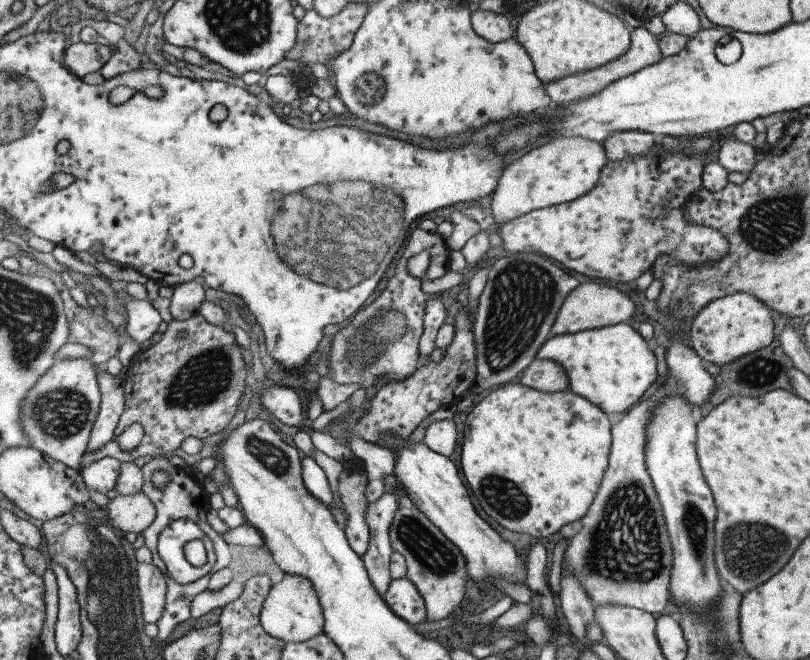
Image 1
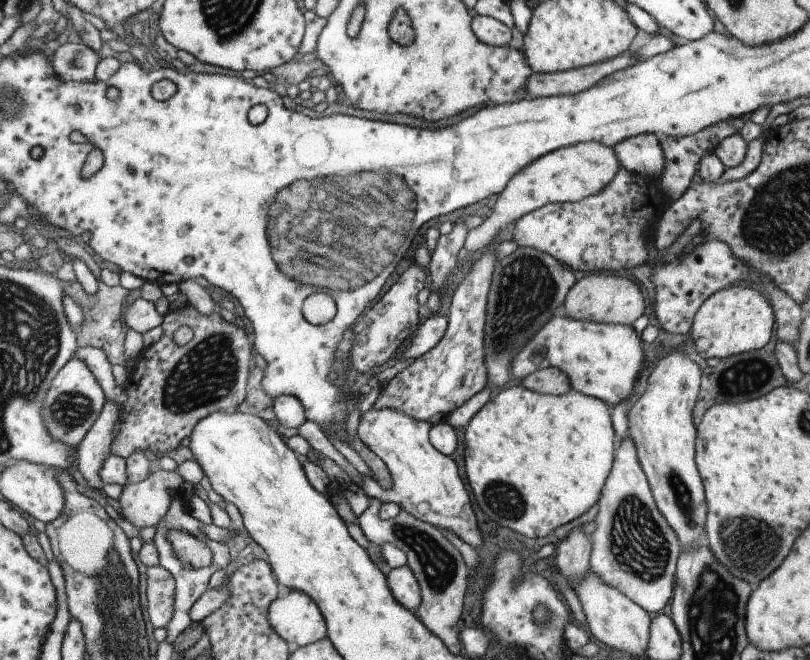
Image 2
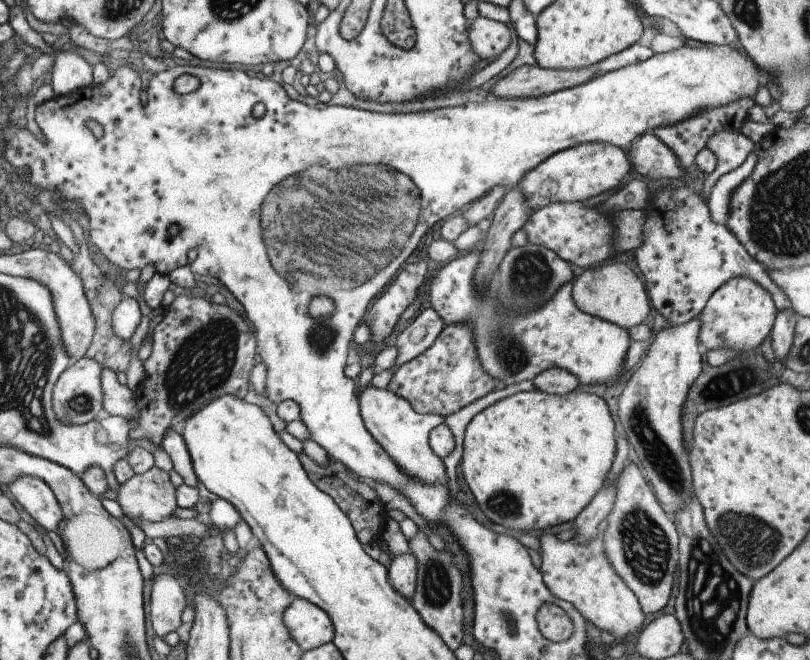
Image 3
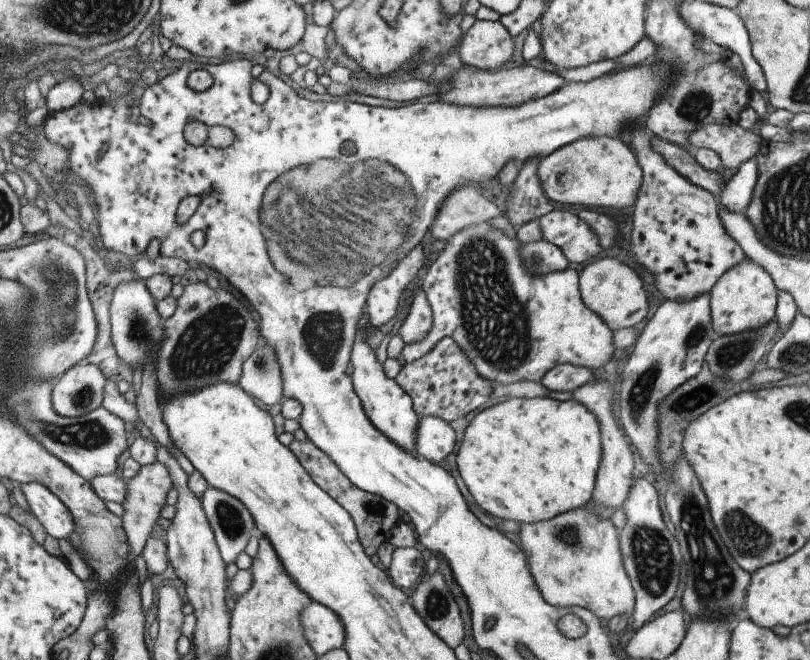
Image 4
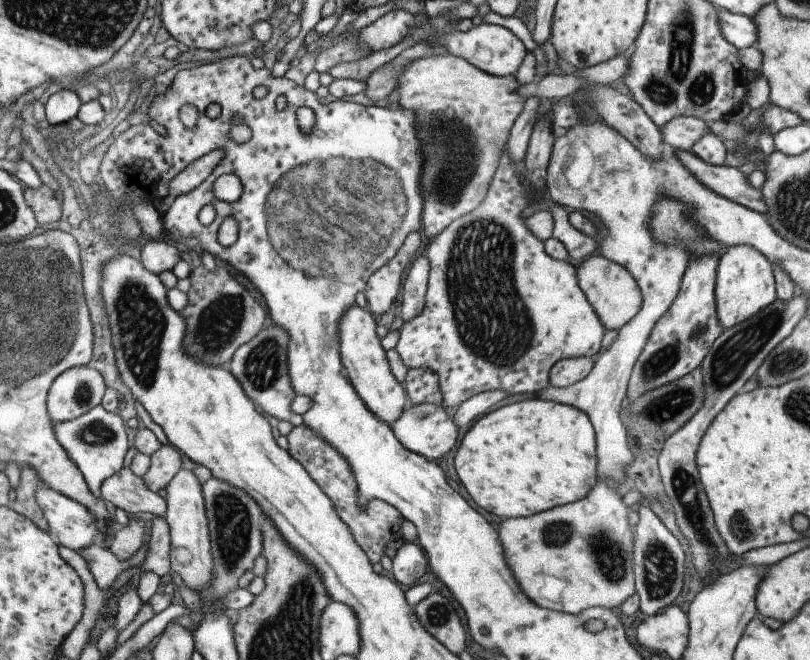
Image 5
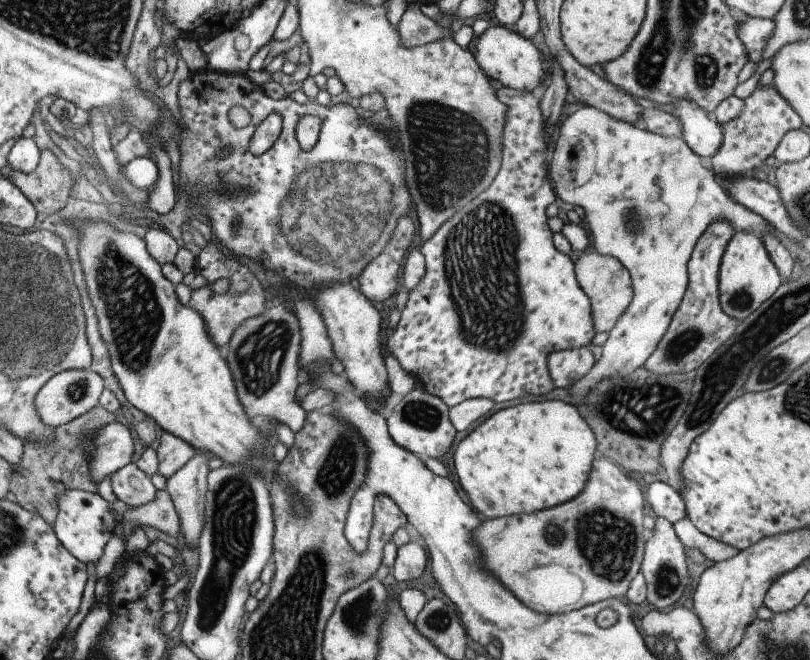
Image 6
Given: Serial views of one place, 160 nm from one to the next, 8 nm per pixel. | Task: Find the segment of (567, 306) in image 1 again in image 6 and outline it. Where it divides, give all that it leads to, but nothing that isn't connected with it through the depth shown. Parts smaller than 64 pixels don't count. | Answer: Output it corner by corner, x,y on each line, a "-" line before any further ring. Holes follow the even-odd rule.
588,249
574,262
575,278
579,288
588,296
594,331
608,332
623,314
633,296
632,282
623,265
610,256

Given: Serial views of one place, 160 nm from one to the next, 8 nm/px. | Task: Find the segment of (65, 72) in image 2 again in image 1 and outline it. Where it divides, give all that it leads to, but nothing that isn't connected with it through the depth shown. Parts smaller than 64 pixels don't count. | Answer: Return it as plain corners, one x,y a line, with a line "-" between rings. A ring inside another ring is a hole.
80,41
65,48
65,65
69,72
83,78
85,74
99,71
111,56
111,50
107,46

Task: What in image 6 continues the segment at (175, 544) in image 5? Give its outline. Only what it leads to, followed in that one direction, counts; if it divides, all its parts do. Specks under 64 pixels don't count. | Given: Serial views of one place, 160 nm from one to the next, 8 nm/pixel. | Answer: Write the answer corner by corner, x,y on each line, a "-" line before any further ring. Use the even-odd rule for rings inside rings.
196,452
177,472
174,472
166,481
165,492
169,495
176,515
178,516
178,528
183,536
181,547
196,548
200,532
204,523
204,504
206,497
206,476
209,472
207,452

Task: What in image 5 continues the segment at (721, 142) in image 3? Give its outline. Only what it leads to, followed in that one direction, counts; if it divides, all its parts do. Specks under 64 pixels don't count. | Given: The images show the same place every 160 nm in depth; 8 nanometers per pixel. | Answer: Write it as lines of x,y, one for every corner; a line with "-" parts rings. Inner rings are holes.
675,117
668,120
660,129
665,146
671,150
690,148
706,133
712,134
707,123
695,117

